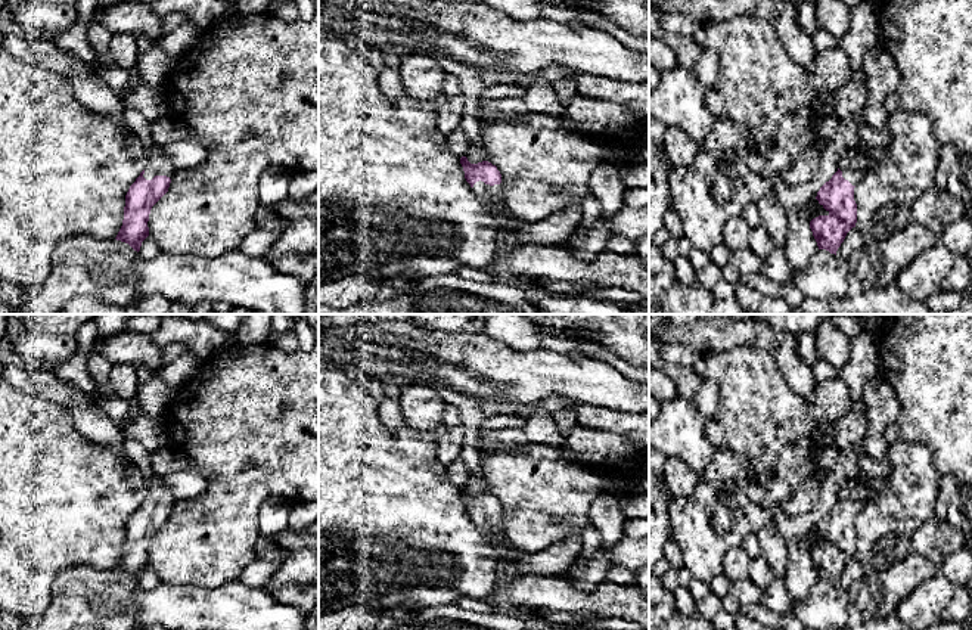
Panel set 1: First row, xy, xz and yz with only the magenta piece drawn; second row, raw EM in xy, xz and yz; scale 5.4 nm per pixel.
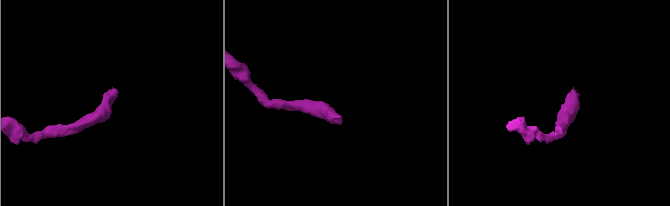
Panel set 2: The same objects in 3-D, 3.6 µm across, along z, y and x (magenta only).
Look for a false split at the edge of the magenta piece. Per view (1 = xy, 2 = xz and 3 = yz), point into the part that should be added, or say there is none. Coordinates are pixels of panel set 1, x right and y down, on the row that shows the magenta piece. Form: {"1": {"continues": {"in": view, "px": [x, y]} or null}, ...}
{"1": {"continues": {"in": "xy", "px": [158, 164]}}, "2": {"continues": {"in": "xz", "px": [491, 196]}}, "3": {"continues": {"in": "yz", "px": [853, 177]}}}

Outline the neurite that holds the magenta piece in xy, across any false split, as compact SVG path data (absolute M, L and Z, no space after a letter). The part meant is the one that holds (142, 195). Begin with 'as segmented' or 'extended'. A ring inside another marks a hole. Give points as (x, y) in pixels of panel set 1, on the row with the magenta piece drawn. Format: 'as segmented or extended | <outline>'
extended | M156 146L147 155L147 165L125 195L124 220L117 240L128 243L137 252L140 251L142 242L149 236L150 210L168 192L176 170L162 146Z

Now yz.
extended | M839 167L832 179L817 192L816 199L829 212L810 221L819 249L826 249L836 255L847 233L855 227L857 204L854 201L854 187L860 179L860 171Z

